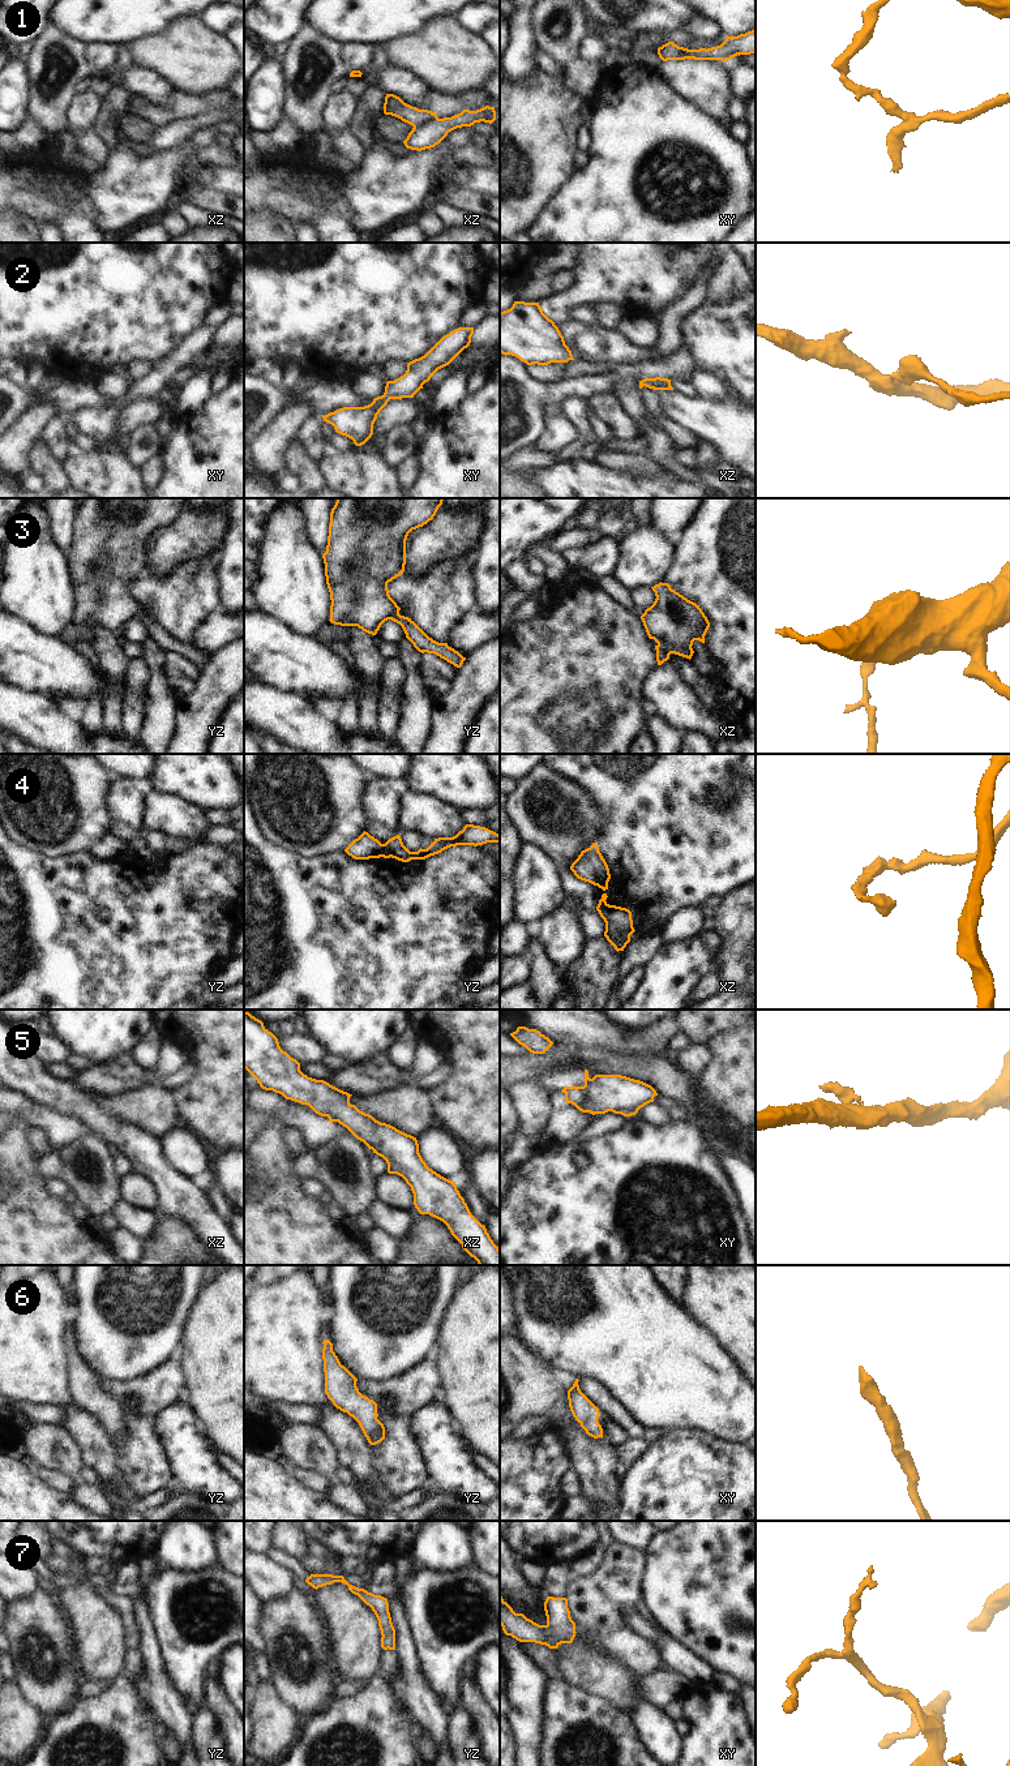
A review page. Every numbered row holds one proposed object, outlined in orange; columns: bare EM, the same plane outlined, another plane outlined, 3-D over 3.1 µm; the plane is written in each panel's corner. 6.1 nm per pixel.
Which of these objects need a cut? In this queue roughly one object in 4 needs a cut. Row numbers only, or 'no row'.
1, 4, 5

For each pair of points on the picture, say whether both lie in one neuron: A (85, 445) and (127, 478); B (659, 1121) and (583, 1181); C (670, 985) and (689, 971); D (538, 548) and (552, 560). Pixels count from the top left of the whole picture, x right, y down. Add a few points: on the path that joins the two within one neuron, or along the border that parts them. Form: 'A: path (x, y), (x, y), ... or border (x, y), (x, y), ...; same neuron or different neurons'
A: border (99, 445), (86, 451), (75, 450); different neurons
B: border (636, 1114), (655, 1126), (664, 1126), (672, 1122); different neurons
C: path (672, 980), (684, 971); same neuron
D: path (542, 552), (548, 557); same neuron

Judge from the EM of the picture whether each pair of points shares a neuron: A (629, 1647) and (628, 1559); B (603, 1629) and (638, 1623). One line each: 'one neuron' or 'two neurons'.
A: one neuron
B: two neurons

